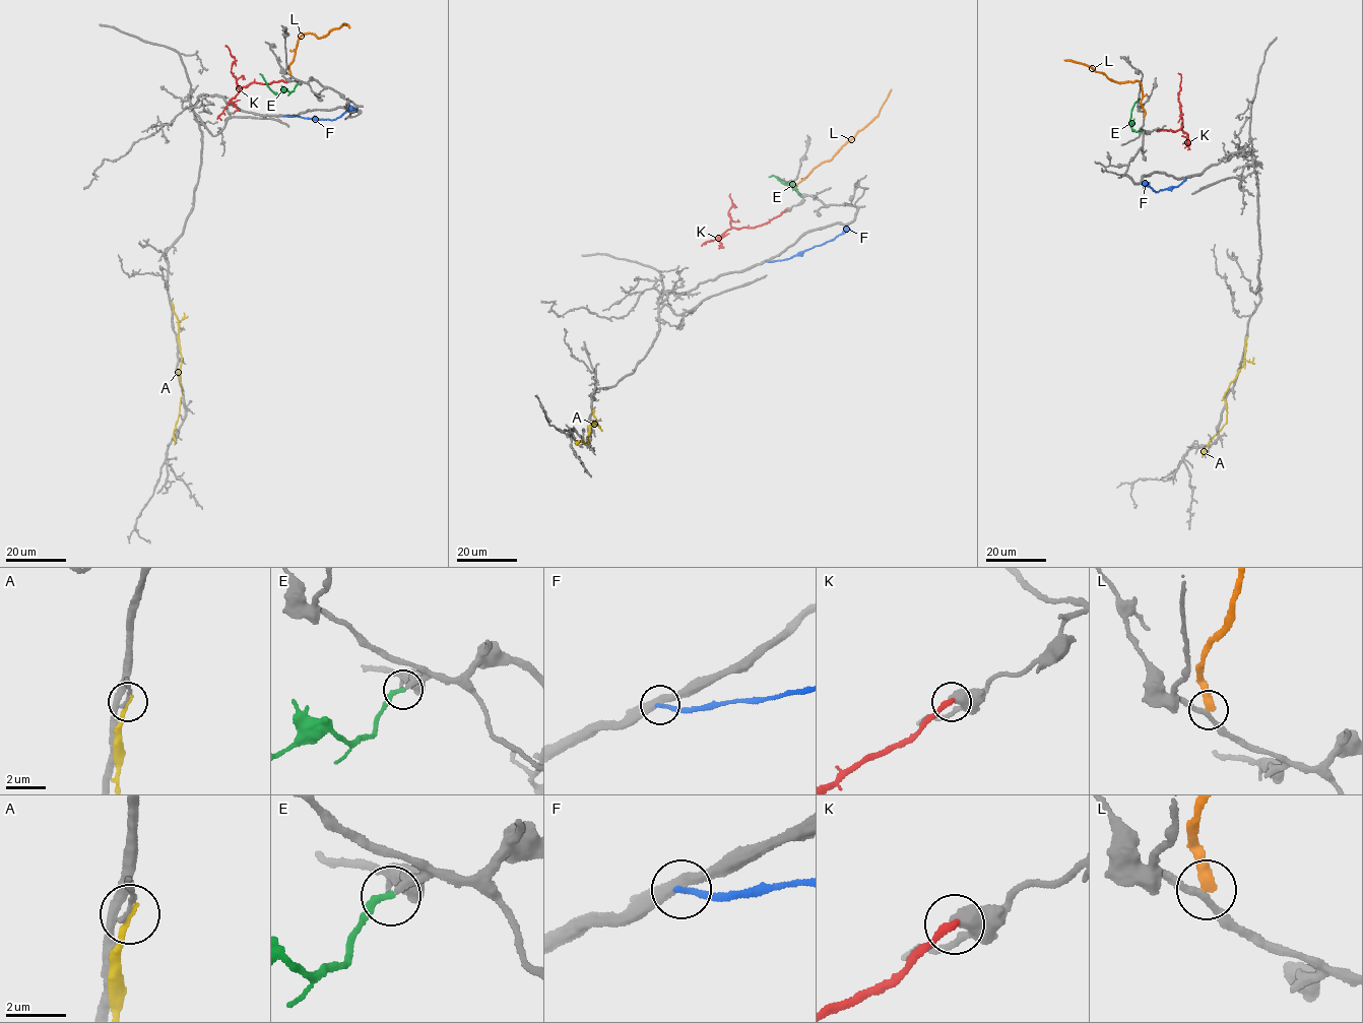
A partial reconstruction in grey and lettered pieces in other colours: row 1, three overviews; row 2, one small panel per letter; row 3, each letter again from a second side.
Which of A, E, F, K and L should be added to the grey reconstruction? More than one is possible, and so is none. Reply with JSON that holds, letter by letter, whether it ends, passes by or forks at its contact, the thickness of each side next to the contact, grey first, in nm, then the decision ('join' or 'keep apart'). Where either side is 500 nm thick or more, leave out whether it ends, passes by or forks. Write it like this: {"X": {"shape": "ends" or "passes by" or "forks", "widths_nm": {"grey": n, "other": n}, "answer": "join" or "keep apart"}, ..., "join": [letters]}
{"A": {"shape": "ends", "widths_nm": {"grey": 110, "other": 180}, "answer": "keep apart"}, "E": {"shape": "ends", "widths_nm": {"grey": 200, "other": 240}, "answer": "join"}, "F": {"shape": "ends", "widths_nm": {"grey": 400, "other": 220}, "answer": "keep apart"}, "K": {"shape": "ends", "widths_nm": {"grey": 440, "other": 280}, "answer": "keep apart"}, "L": {"shape": "ends", "widths_nm": {"grey": 240, "other": 400}, "answer": "keep apart"}, "join": ["E"]}

